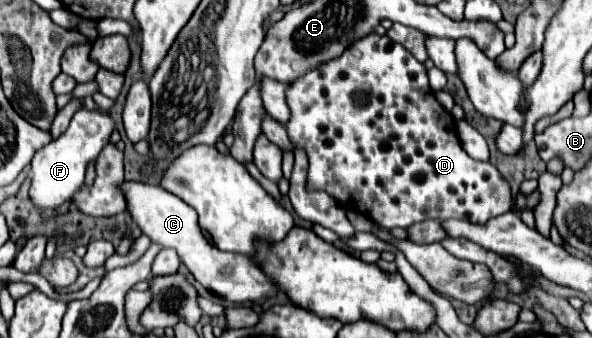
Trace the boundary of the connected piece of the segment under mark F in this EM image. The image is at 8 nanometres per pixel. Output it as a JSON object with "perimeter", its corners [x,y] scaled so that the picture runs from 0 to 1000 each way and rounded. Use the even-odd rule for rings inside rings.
{"perimeter":[[[179,322],[128,328],[118,358],[118,376],[95,417],[84,417],[78,435],[61,447],[61,459],[51,482],[54,488],[54,506],[51,506],[54,601],[64,612],[101,612],[108,595],[122,589],[122,577],[142,541],[149,488],[159,482],[162,464],[169,459],[172,435],[186,423],[186,399],[189,399],[193,376],[196,376],[196,364]]]}

